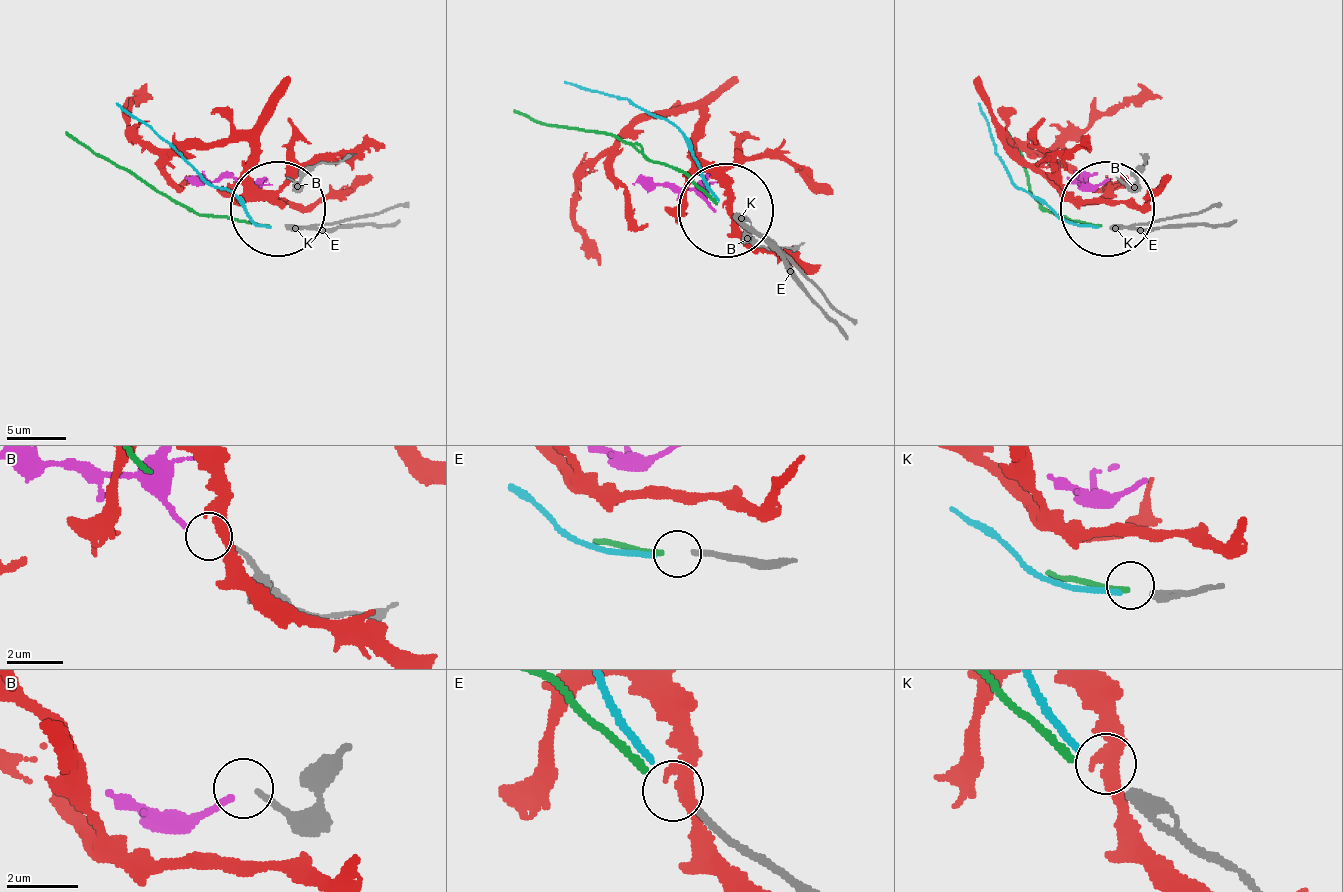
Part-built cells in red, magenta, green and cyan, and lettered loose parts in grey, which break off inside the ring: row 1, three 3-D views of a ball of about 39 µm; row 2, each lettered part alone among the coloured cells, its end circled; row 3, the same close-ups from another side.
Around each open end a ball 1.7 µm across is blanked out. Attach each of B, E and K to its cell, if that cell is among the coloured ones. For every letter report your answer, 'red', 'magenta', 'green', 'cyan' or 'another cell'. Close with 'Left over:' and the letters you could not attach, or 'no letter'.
B: magenta
E: another cell
K: cyan
Left over: E

